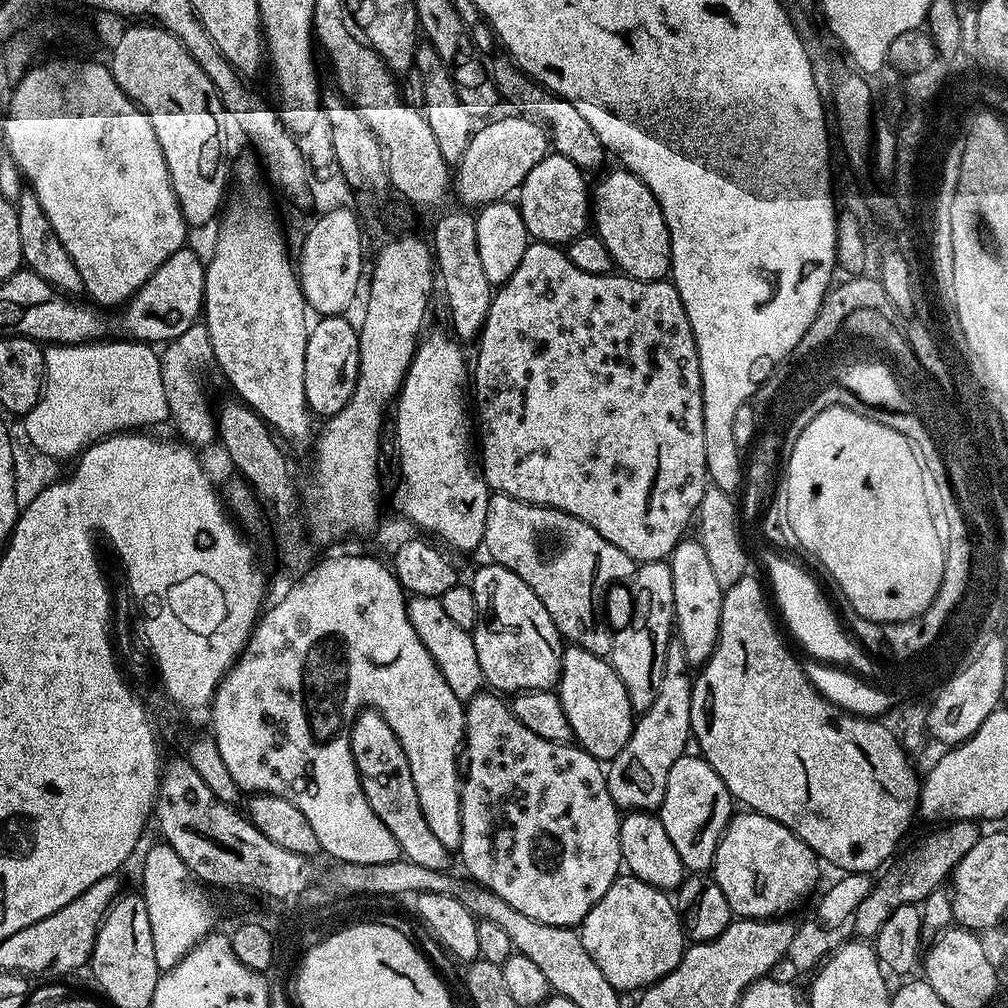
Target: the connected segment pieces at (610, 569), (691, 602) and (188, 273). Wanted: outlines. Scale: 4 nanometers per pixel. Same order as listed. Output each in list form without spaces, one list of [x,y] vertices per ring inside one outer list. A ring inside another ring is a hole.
[[[503,494],[488,497],[482,548],[492,555],[489,557],[495,563],[506,566],[506,570],[514,570],[514,574],[518,574],[518,578],[522,578],[522,582],[526,582],[526,586],[530,586],[530,590],[538,594],[538,602],[546,606],[546,614],[550,614],[554,626],[569,645],[590,650],[590,654],[595,656],[611,657],[614,632],[611,627],[608,629],[608,624],[604,621],[604,595],[615,580],[627,581],[635,573],[637,561],[618,550],[614,542],[606,542],[606,538],[602,538],[602,534],[598,534],[594,526],[557,508],[522,502]]]
[[[685,538],[678,541],[668,565],[674,578],[674,624],[677,637],[683,644],[689,665],[702,666],[717,644],[724,589],[718,586],[710,562],[706,558],[706,550],[701,546],[699,539]]]
[[[185,246],[179,248],[175,254],[166,262],[162,262],[162,266],[158,266],[158,270],[154,270],[152,277],[123,305],[124,311],[124,328],[129,332],[128,336],[133,341],[145,342],[167,342],[178,338],[180,334],[194,326],[200,319],[204,310],[204,287],[206,286],[206,278],[204,270],[205,261],[200,260],[200,256],[196,252],[191,252],[191,247]]]

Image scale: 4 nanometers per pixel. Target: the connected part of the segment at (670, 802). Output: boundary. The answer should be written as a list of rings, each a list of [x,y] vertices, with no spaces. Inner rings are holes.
[[[682,755],[670,766],[670,778],[666,778],[666,794],[658,815],[685,869],[692,874],[704,874],[715,865],[720,839],[734,815],[734,801],[722,778],[718,778],[703,756]]]

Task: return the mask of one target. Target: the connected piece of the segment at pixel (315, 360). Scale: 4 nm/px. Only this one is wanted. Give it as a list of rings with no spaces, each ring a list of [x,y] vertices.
[[[344,315],[319,317],[309,327],[306,338],[304,385],[309,413],[316,418],[338,414],[338,410],[342,410],[352,397],[358,377],[360,377],[360,334],[357,325],[347,321]]]

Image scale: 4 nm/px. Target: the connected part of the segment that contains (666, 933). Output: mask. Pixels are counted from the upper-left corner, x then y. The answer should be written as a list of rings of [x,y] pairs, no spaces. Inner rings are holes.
[[[631,874],[617,876],[610,890],[606,890],[606,894],[598,898],[598,902],[578,925],[578,931],[582,946],[586,946],[586,954],[590,954],[594,962],[598,962],[598,970],[606,974],[606,982],[610,982],[610,986],[614,986],[621,994],[649,988],[654,982],[670,974],[670,970],[678,966],[686,947],[684,925],[681,924],[681,914],[673,897],[665,889],[650,886]]]

